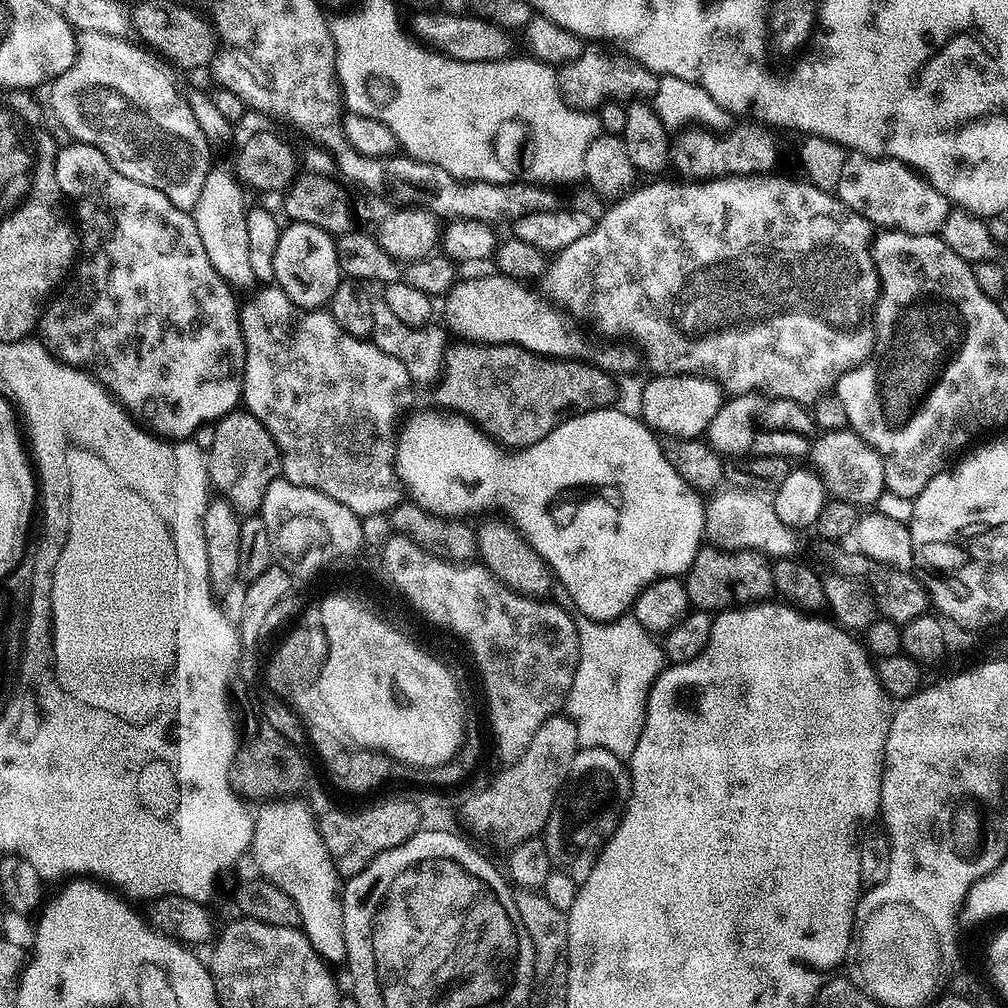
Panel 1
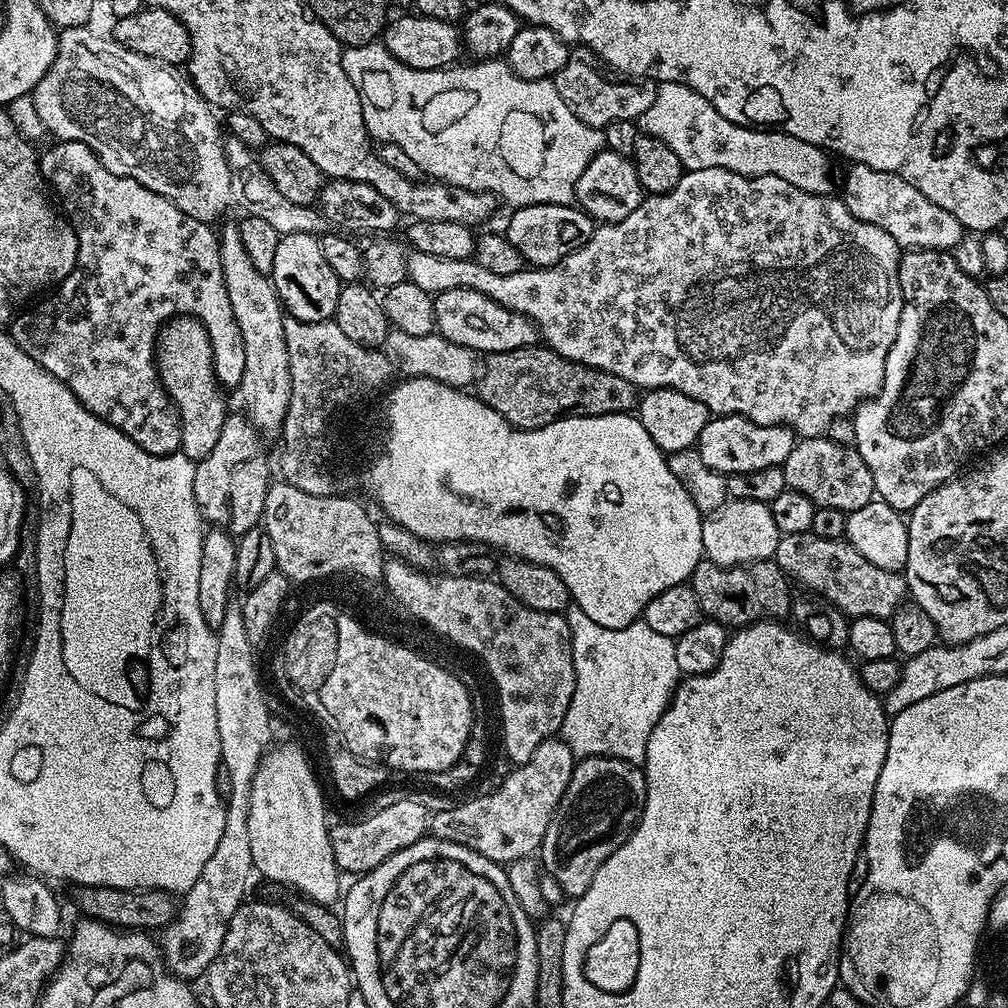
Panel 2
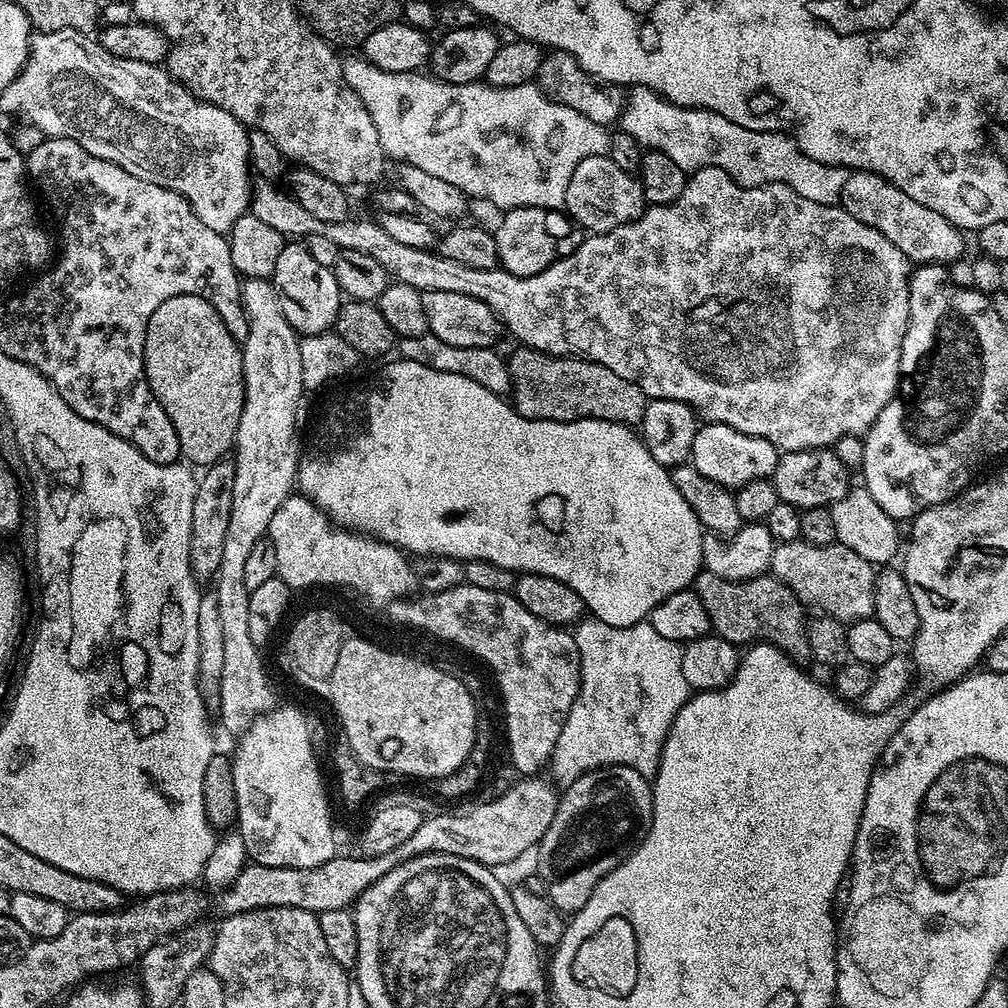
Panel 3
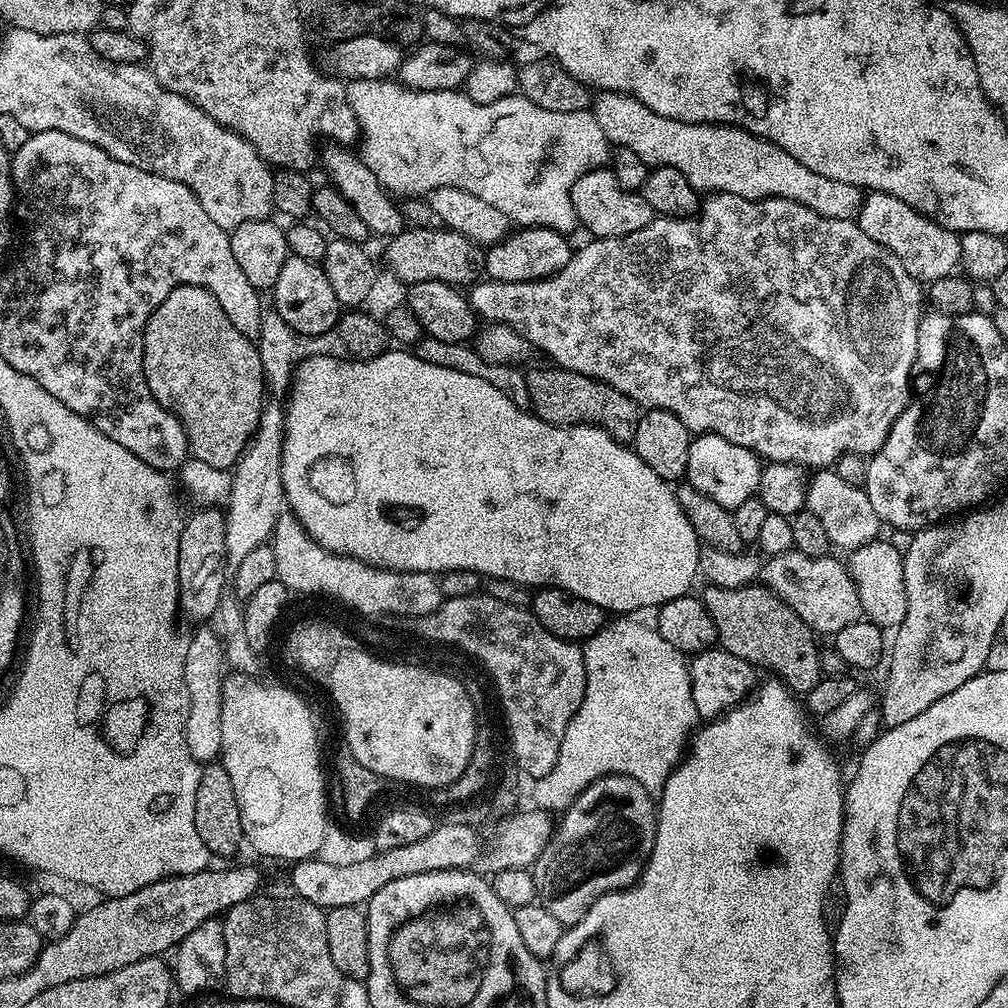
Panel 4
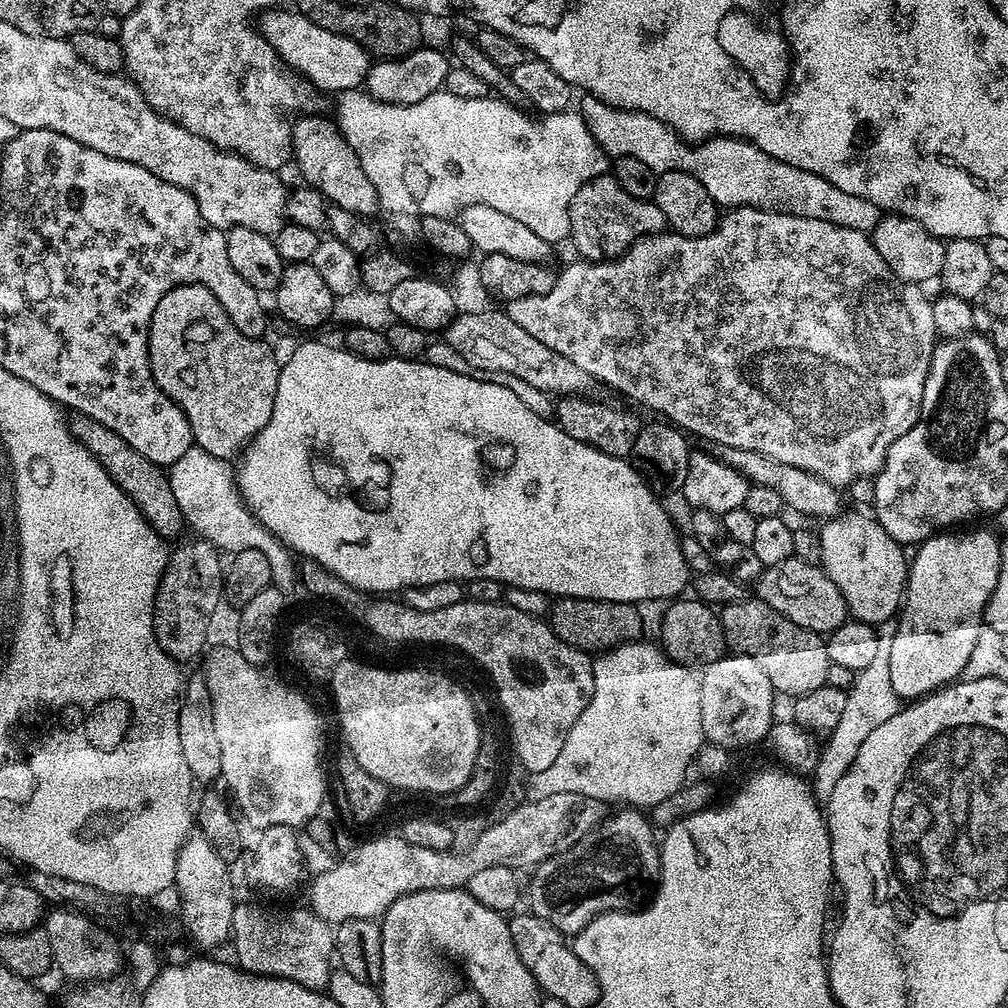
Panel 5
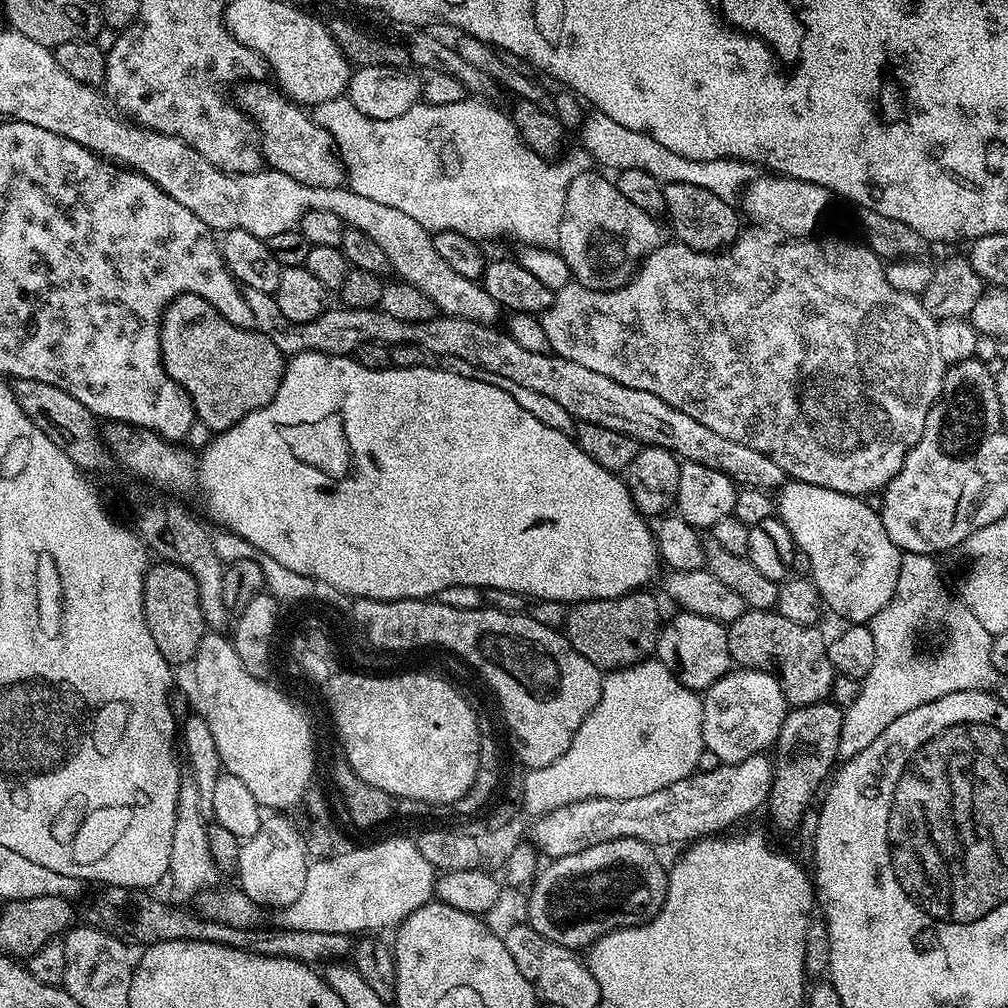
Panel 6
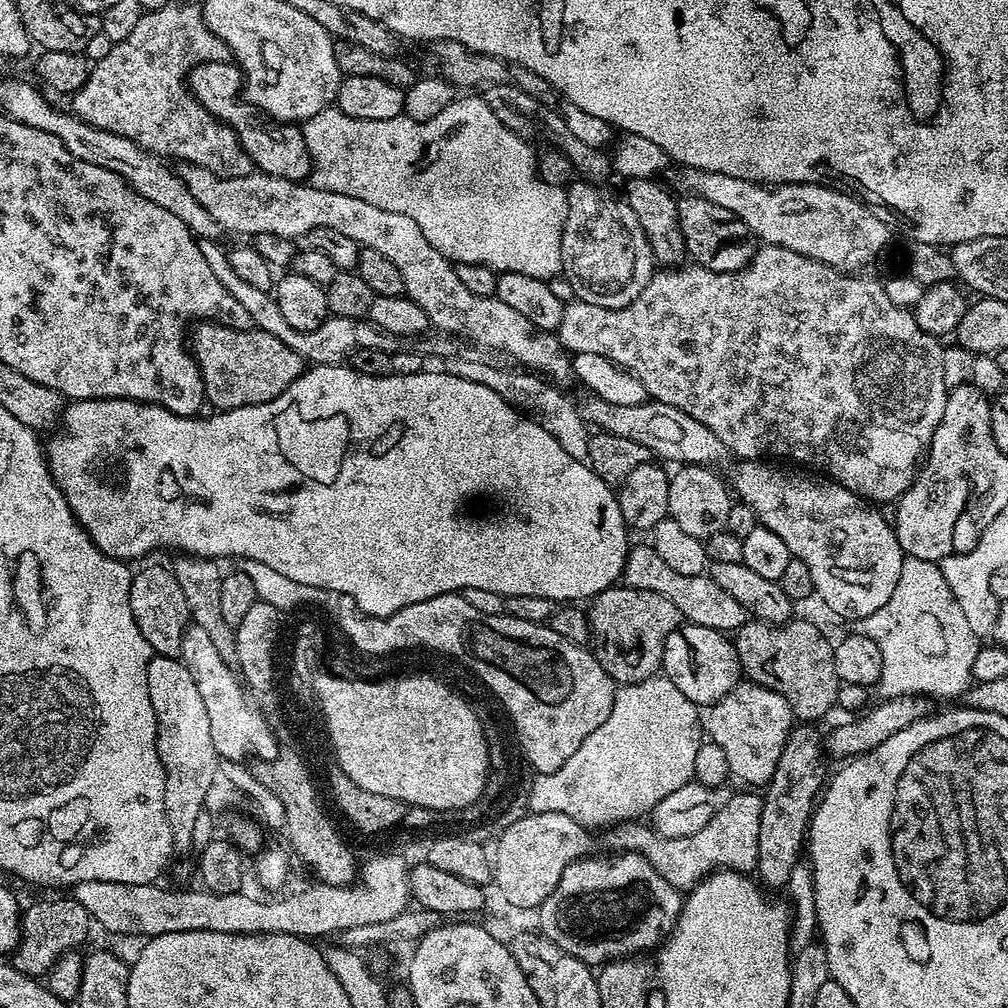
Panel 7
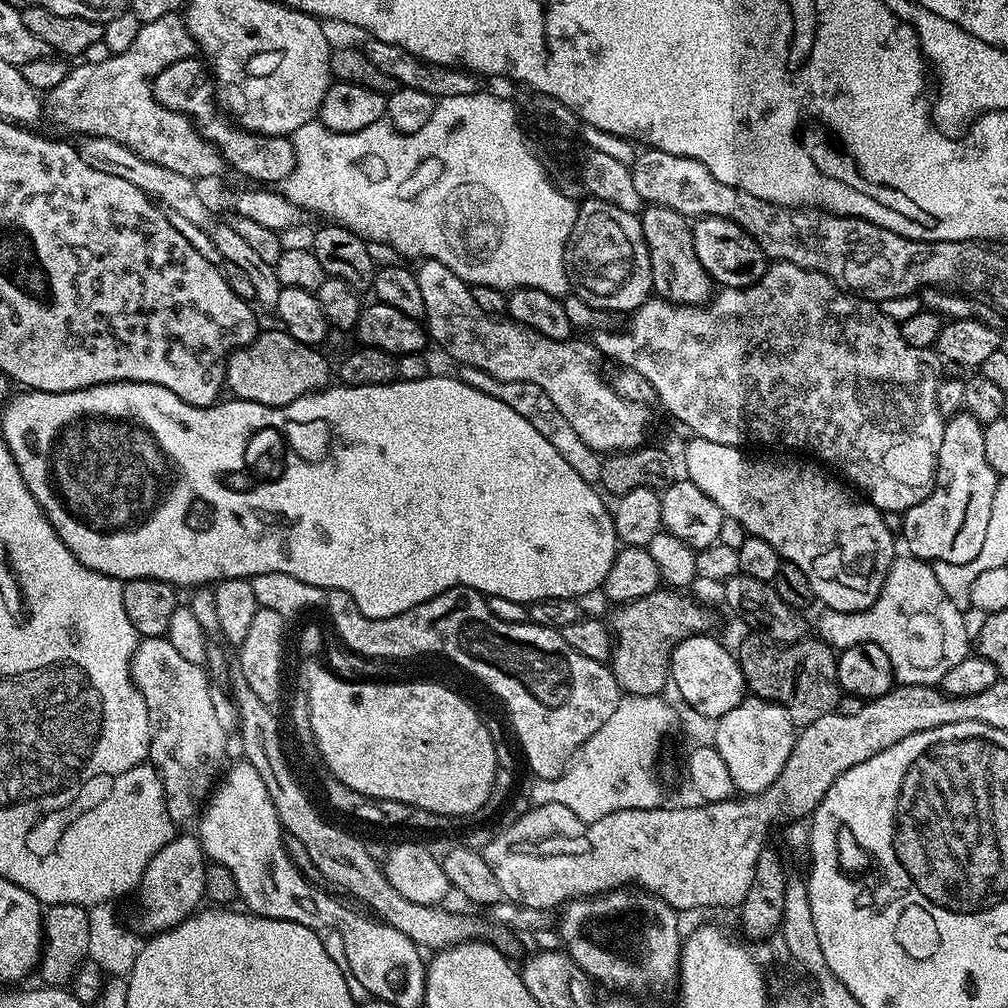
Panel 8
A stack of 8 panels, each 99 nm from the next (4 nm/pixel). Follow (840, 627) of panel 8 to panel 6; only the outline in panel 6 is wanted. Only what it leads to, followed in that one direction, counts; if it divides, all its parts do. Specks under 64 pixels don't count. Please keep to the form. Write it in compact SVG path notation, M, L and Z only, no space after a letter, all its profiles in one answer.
M913 552L900 557L900 581L894 598L870 621L876 651L874 666L862 682L857 701L844 708L844 725L838 742L841 761L862 754L894 718L902 718L902 714L910 714L910 710L918 710L918 706L926 706L926 702L946 698L946 694L995 689L1002 679L990 660L993 637L983 629L978 618L966 610L959 610L949 618L948 633L933 656L916 653L916 631L927 622L928 616L940 620L948 612L948 596L936 562L936 556Z

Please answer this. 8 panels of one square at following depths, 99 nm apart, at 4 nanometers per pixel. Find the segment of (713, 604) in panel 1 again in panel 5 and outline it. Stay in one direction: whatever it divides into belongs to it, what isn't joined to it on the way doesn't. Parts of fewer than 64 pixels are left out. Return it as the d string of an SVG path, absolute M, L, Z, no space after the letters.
M745 598L723 605L718 615L724 631L725 645L737 656L754 658L754 662L762 666L766 678L770 678L777 693L784 695L785 692L788 698L795 698L810 694L810 690L818 690L828 683L826 640L821 633L794 626L790 618L782 618L778 610L755 598Z

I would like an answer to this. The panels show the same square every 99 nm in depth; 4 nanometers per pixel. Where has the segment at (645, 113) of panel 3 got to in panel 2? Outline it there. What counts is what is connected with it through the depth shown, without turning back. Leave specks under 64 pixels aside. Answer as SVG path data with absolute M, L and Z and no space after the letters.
M657 83L654 102L640 116L638 127L643 135L662 138L687 171L721 168L743 176L777 176L790 182L790 186L798 186L798 190L806 190L806 194L833 195L833 161L823 148L785 132L730 122L698 90L685 84Z

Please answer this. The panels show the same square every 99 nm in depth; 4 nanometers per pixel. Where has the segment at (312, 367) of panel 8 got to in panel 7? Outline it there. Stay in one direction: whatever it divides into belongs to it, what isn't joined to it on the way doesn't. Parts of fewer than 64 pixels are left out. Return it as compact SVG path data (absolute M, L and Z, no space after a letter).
M200 322L191 329L190 332L190 351L196 358L196 364L200 367L200 377L204 380L204 395L209 405L213 404L213 409L227 410L229 408L241 408L242 406L254 406L255 404L265 404L274 398L278 398L278 394L282 394L286 390L286 386L290 386L290 382L294 382L306 370L306 361L303 357L295 353L294 350L286 346L284 342L280 342L278 338L274 338L273 334L264 333L262 329L255 326L250 328L231 328L225 324L215 322Z

